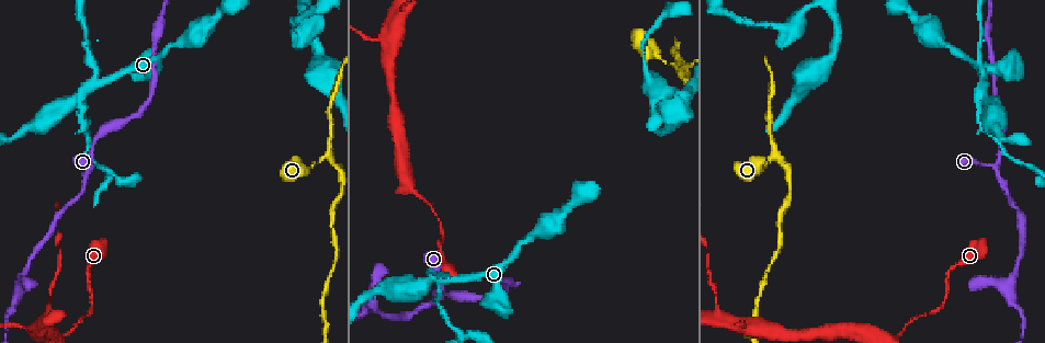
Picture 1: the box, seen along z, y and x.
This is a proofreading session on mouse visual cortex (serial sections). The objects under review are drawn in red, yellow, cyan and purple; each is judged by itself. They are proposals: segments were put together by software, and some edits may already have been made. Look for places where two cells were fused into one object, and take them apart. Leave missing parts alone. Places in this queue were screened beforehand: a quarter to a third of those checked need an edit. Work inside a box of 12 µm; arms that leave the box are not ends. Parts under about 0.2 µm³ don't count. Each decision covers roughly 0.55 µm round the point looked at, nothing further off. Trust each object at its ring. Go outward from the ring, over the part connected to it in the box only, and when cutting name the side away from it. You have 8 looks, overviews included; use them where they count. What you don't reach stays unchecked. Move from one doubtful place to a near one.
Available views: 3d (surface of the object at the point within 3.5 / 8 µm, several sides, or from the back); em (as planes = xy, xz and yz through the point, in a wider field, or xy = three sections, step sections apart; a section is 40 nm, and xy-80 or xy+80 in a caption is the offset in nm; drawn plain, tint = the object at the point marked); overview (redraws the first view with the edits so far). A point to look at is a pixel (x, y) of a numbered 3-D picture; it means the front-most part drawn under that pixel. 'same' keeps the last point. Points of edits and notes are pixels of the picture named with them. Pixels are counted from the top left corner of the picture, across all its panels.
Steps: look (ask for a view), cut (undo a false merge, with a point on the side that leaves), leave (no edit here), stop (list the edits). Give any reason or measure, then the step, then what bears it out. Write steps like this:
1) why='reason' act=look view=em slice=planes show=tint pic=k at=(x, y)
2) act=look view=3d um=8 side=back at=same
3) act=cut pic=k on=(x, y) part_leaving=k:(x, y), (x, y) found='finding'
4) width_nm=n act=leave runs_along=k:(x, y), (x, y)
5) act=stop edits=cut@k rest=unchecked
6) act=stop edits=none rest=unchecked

why='branch point' act=look view=3d um=3.5 pic=1 at=(979, 93)

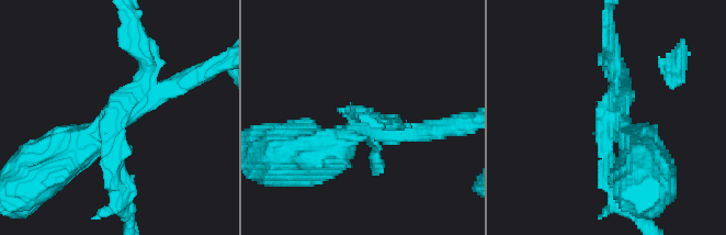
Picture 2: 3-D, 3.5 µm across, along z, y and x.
arms=3 arm_widths_nm=150,300,500 act=look view=em slice=planes show=tint pic=2 at=(364, 125)

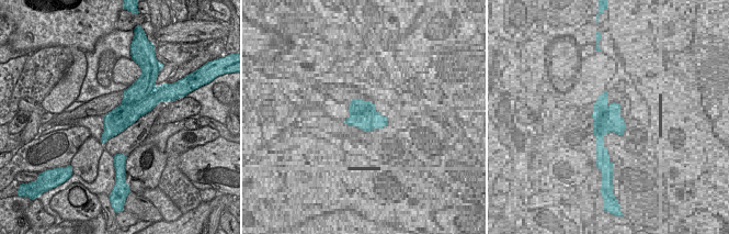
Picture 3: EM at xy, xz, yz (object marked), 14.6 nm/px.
act=look view=em slice=xy step=3 show=tint at=same

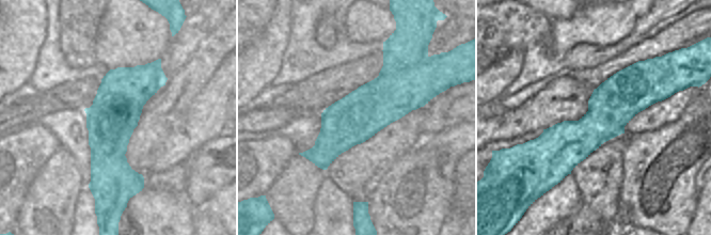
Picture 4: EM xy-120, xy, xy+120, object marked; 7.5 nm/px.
act=cut pic=2 on=(115, 176) found='two cells meet here'

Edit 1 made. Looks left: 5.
why='see it whole again' act=look view=overview

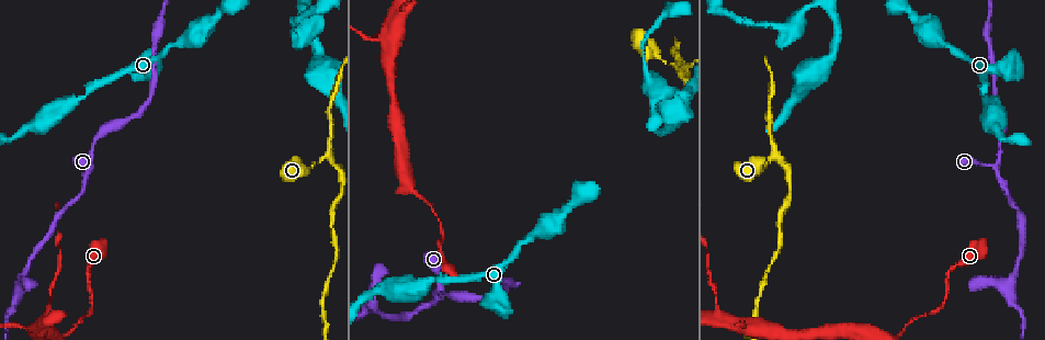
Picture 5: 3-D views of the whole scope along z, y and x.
why='a fork' act=look view=3d um=3.5 pic=5 at=(326, 158)

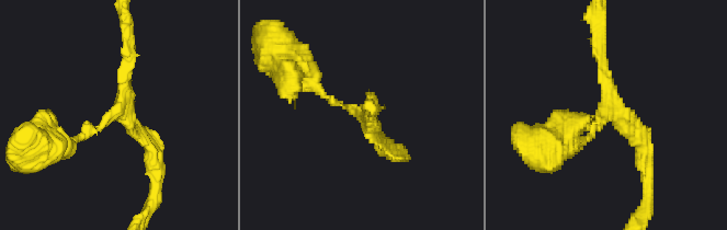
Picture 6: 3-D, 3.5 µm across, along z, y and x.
arms=3 arm_widths_nm=150,200,200 act=look view=em slice=xy step=5 show=tint pic=6 at=(609, 117)

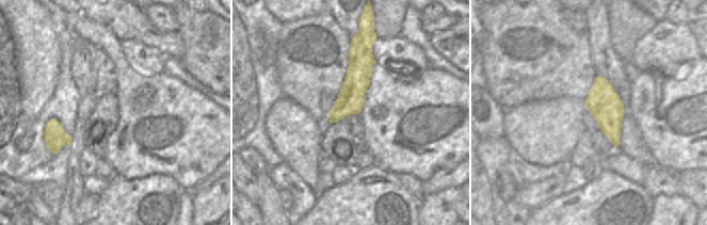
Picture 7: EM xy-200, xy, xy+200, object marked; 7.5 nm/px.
act=look view=em slice=xy step=3 show=tint at=same

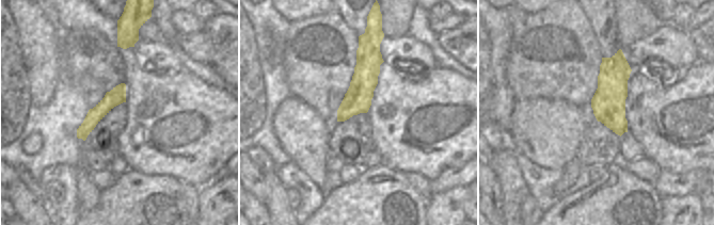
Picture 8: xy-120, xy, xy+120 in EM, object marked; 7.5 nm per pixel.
act=leave runs_along=6:(309, 77), (400, 152) found='all the same cell'

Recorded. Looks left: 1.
act=stop edits=cut@2 rest=unchecked

